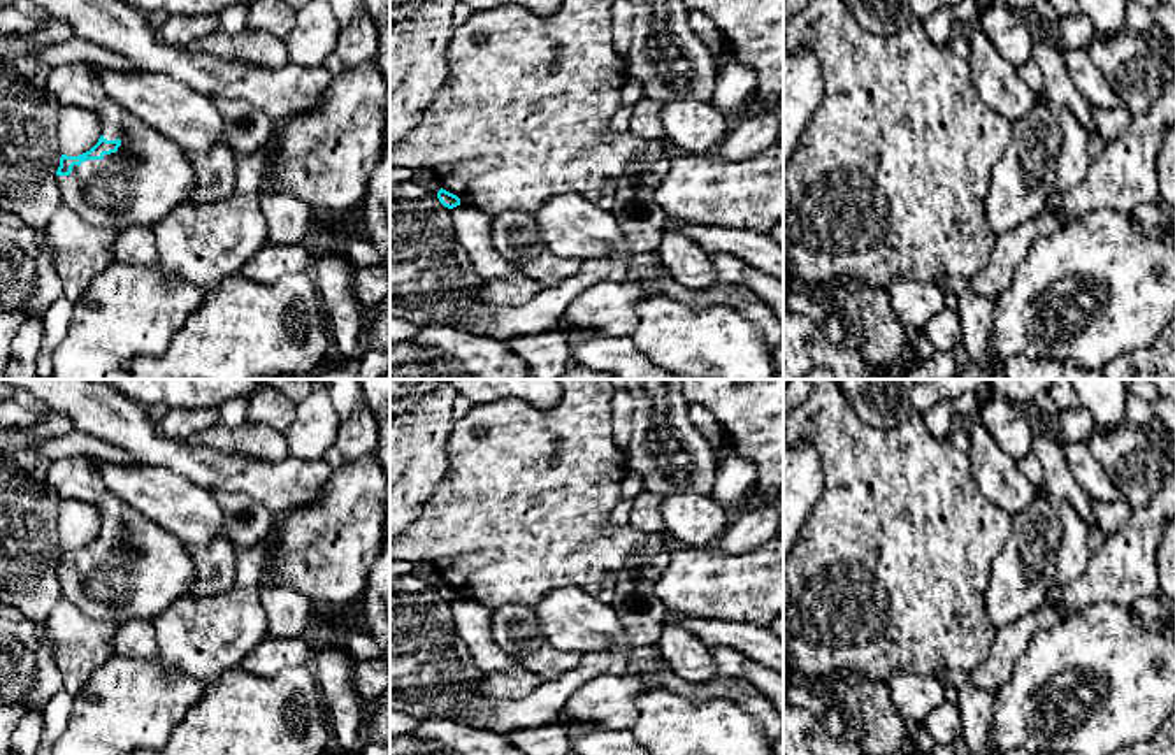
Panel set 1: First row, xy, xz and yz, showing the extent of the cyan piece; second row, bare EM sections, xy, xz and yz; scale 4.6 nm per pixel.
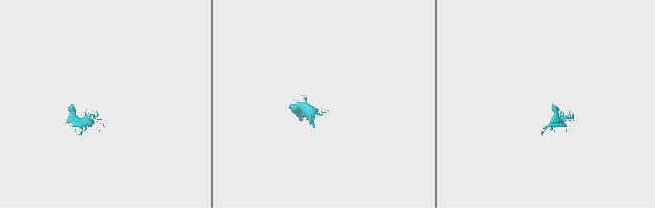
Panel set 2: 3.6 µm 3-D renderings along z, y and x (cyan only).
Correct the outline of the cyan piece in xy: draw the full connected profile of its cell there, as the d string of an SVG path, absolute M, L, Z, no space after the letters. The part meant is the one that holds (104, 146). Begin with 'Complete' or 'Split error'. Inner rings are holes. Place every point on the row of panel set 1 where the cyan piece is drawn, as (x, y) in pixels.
Split error. M81 61L53 67L46 86L61 107L86 107L102 125L102 135L90 151L79 156L61 155L56 170L60 207L88 225L121 234L132 226L155 228L174 207L190 202L197 184L193 156L112 100L95 67Z

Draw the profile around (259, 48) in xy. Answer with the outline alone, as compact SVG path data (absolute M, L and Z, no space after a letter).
M216 30L191 44L191 49L220 60L267 68L279 68L288 61L286 40L263 30L241 30L237 33Z

